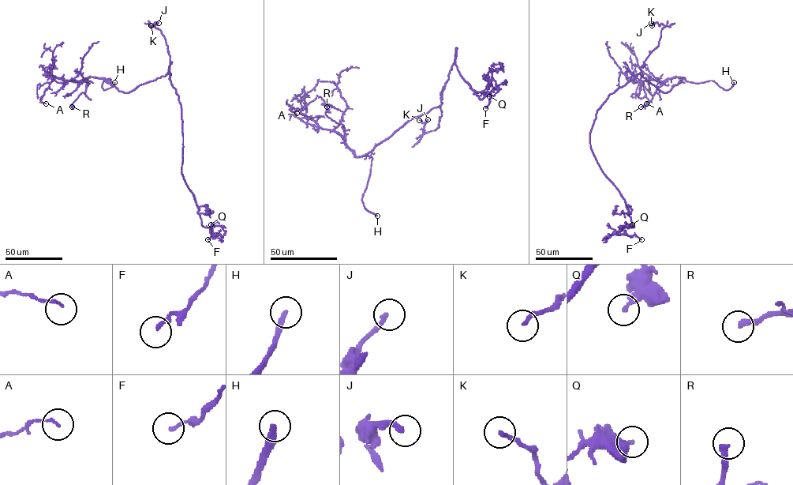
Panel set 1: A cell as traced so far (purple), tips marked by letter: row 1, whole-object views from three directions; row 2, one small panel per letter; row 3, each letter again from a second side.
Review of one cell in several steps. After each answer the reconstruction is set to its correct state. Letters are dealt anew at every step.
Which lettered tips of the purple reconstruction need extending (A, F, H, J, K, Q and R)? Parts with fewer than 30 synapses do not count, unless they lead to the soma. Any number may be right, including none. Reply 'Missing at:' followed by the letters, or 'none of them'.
Missing at: H, J

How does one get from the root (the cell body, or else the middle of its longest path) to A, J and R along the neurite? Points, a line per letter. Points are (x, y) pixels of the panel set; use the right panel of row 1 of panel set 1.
A: (626, 84), (640, 73), (666, 92), (683, 78), (660, 81), (644, 73), (640, 80), (648, 100), (646, 103)
J: (626, 84), (641, 72), (645, 61), (658, 46), (663, 25), (651, 23)
R: (626, 84), (640, 73), (660, 91), (666, 92), (683, 78), (668, 78), (657, 88), (649, 103), (641, 107)

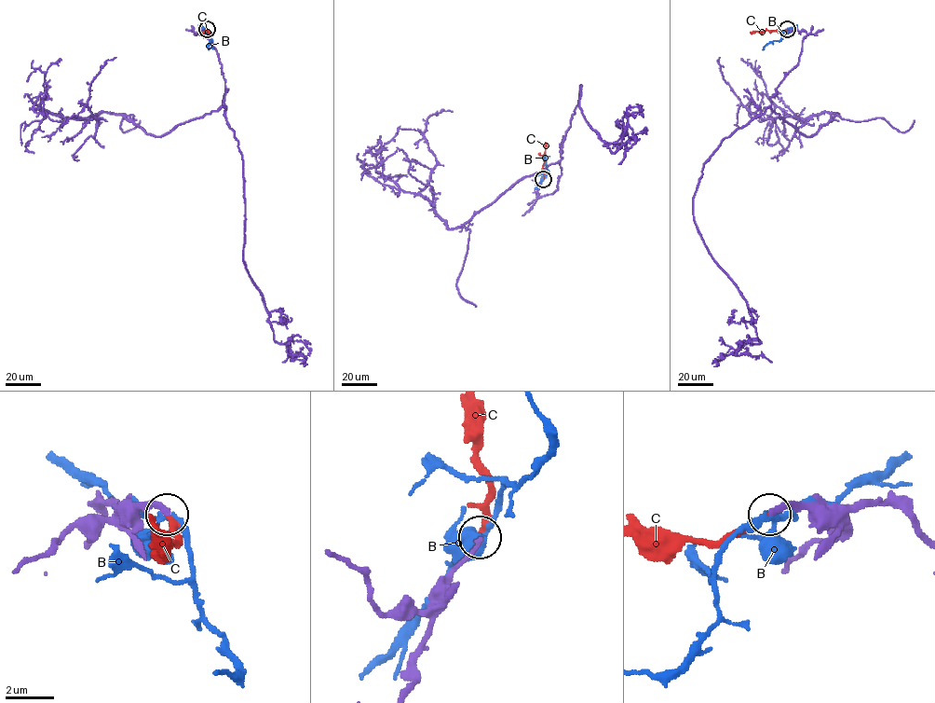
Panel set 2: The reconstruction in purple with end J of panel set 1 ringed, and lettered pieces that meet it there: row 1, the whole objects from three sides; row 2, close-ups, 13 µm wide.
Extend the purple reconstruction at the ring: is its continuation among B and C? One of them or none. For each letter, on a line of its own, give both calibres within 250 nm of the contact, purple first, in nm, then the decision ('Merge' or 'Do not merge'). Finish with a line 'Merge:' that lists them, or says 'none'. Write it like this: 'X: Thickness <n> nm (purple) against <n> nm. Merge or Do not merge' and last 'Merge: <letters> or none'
B: Thickness 280 nm (purple) against 170 nm. Do not merge
C: Thickness 260 nm (purple) against 260 nm. Merge
Merge: C

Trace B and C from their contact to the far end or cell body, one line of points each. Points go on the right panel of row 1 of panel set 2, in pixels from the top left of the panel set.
B: (787, 29), (779, 40), (770, 42), (765, 48)
C: (787, 29), (751, 34)

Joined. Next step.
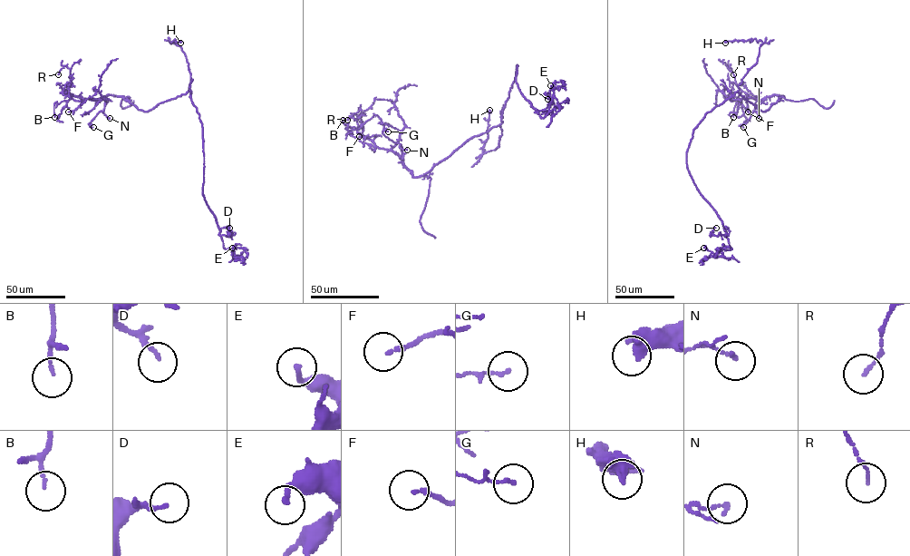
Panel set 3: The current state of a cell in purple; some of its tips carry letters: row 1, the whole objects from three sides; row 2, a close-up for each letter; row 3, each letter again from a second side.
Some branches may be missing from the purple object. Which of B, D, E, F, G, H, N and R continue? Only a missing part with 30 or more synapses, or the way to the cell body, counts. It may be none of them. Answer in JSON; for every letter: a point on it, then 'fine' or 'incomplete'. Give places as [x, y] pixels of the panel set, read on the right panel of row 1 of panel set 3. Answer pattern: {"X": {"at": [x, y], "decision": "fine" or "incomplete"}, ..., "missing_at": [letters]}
{"B": {"at": [733, 117], "decision": "fine"}, "D": {"at": [716, 228], "decision": "fine"}, "E": {"at": [703, 248], "decision": "fine"}, "F": {"at": [748, 112], "decision": "fine"}, "G": {"at": [743, 127], "decision": "fine"}, "H": {"at": [725, 43], "decision": "fine"}, "N": {"at": [759, 118], "decision": "fine"}, "R": {"at": [733, 74], "decision": "fine"}, "missing_at": []}

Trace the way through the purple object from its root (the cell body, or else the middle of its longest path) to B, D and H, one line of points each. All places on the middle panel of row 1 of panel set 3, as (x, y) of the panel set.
B: (503, 108), (499, 124), (416, 177), (398, 155), (359, 134), (363, 125), (343, 120)
D: (503, 108), (514, 81), (517, 65), (517, 86), (536, 112), (548, 106), (549, 99), (546, 93), (547, 99)
H: (503, 108), (499, 146), (482, 153), (488, 135), (489, 110)

